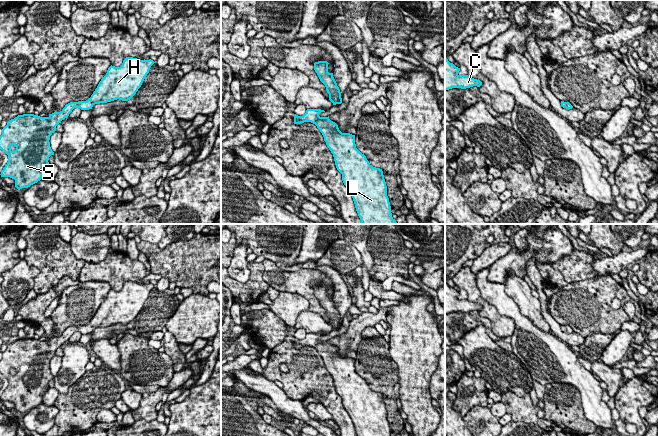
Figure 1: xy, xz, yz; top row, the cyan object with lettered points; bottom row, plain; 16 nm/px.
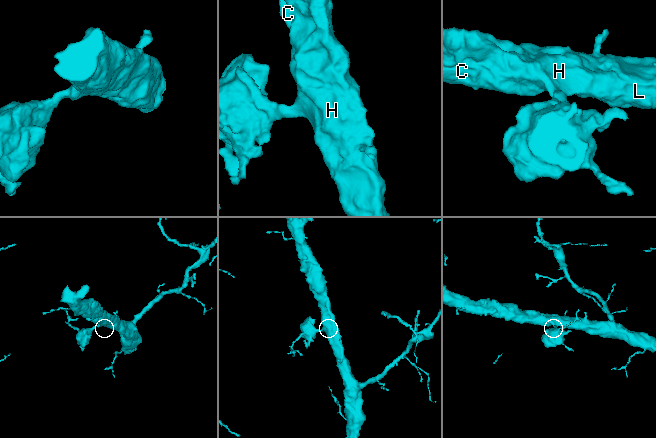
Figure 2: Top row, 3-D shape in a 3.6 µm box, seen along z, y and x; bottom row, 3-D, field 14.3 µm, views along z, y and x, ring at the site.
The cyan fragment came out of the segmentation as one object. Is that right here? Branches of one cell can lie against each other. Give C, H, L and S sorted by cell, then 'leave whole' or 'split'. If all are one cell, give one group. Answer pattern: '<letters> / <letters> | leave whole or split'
C H L / S | split

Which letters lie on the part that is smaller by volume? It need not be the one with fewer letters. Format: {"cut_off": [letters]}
{"cut_off": ["S"]}

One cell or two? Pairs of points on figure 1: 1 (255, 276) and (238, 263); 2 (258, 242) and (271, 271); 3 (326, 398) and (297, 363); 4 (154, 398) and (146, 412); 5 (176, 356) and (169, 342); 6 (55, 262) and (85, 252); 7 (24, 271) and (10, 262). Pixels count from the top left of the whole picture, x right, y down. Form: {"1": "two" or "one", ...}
{"1": "two", "2": "two", "3": "one", "4": "one", "5": "one", "6": "two", "7": "two"}

